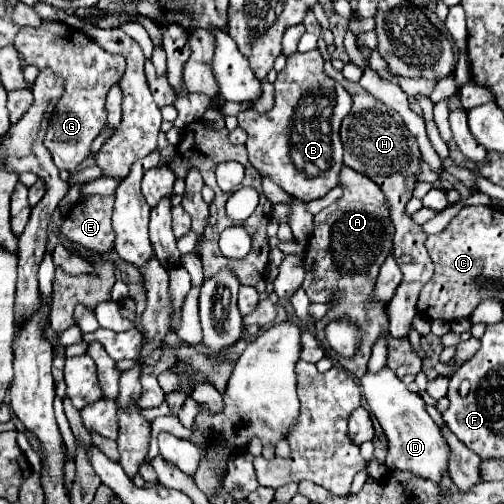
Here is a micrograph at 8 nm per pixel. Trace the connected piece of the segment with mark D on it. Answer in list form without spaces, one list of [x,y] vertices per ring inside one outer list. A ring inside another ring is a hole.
[[[383,366],[379,372],[365,372],[365,376],[359,380],[363,388],[363,396],[371,408],[371,412],[377,416],[385,436],[387,436],[387,460],[385,466],[389,470],[411,470],[419,476],[425,476],[427,480],[441,480],[441,474],[447,470],[449,460],[449,446],[439,430],[439,426],[431,420],[431,416],[425,412],[425,402],[419,394],[413,394],[407,390],[407,386],[391,372],[389,366]]]

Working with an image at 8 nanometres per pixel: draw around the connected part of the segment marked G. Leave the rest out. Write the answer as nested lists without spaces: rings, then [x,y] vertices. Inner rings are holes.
[[[43,22],[41,28],[21,28],[13,46],[27,64],[35,64],[39,70],[51,68],[65,80],[65,94],[49,118],[45,146],[59,170],[75,170],[87,158],[93,140],[105,126],[105,96],[125,74],[125,58],[101,50],[83,32],[73,30],[63,22]]]

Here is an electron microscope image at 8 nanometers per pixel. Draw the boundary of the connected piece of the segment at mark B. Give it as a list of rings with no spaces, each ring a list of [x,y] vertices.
[[[319,50],[311,52],[295,52],[287,58],[287,66],[277,74],[275,80],[275,106],[267,114],[257,114],[243,110],[239,112],[239,126],[249,134],[247,152],[249,162],[263,178],[271,178],[277,186],[281,186],[287,194],[301,202],[311,202],[323,198],[331,188],[337,186],[337,176],[343,168],[343,146],[339,140],[341,120],[351,110],[349,92],[323,72],[323,58]]]

